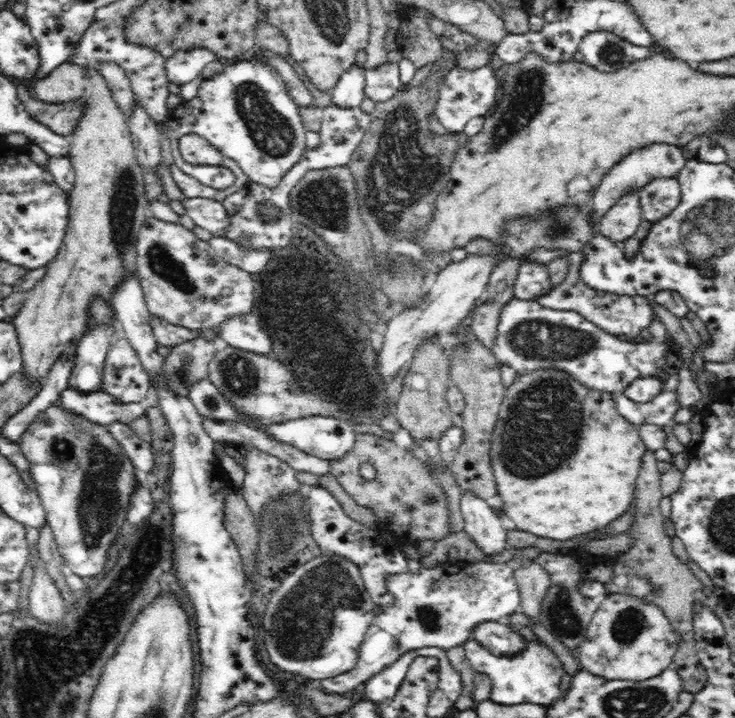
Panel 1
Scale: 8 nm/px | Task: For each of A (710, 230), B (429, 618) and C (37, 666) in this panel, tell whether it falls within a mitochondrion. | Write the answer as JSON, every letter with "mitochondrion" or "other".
{"A":"mitochondrion","B":"mitochondrion","C":"mitochondrion"}

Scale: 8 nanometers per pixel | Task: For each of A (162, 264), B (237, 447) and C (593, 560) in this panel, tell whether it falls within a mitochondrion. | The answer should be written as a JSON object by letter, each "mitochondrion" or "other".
{"A":"mitochondrion","B":"other","C":"other"}

